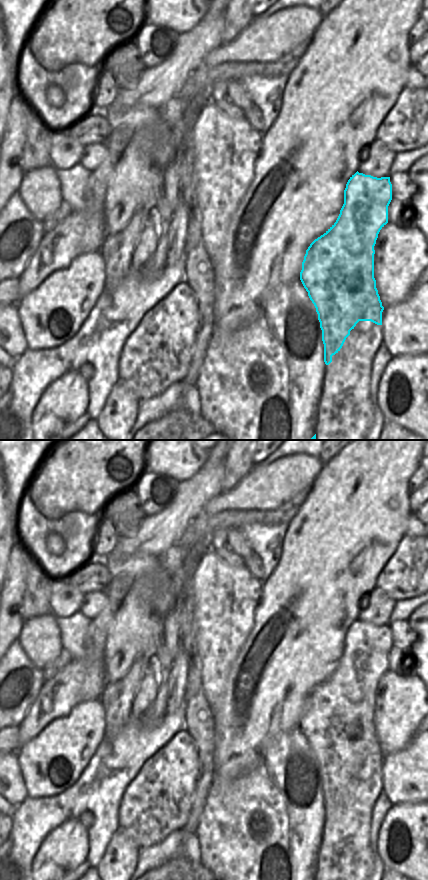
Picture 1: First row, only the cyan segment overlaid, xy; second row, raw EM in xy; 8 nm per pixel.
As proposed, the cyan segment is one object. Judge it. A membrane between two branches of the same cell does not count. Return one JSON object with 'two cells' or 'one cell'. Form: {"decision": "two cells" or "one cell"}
{"decision": "two cells"}

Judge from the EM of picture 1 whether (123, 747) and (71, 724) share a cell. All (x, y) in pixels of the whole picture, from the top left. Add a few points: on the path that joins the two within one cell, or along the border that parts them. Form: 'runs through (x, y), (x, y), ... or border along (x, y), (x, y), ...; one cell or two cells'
border along (105, 732), (102, 741), (91, 758); two cells

